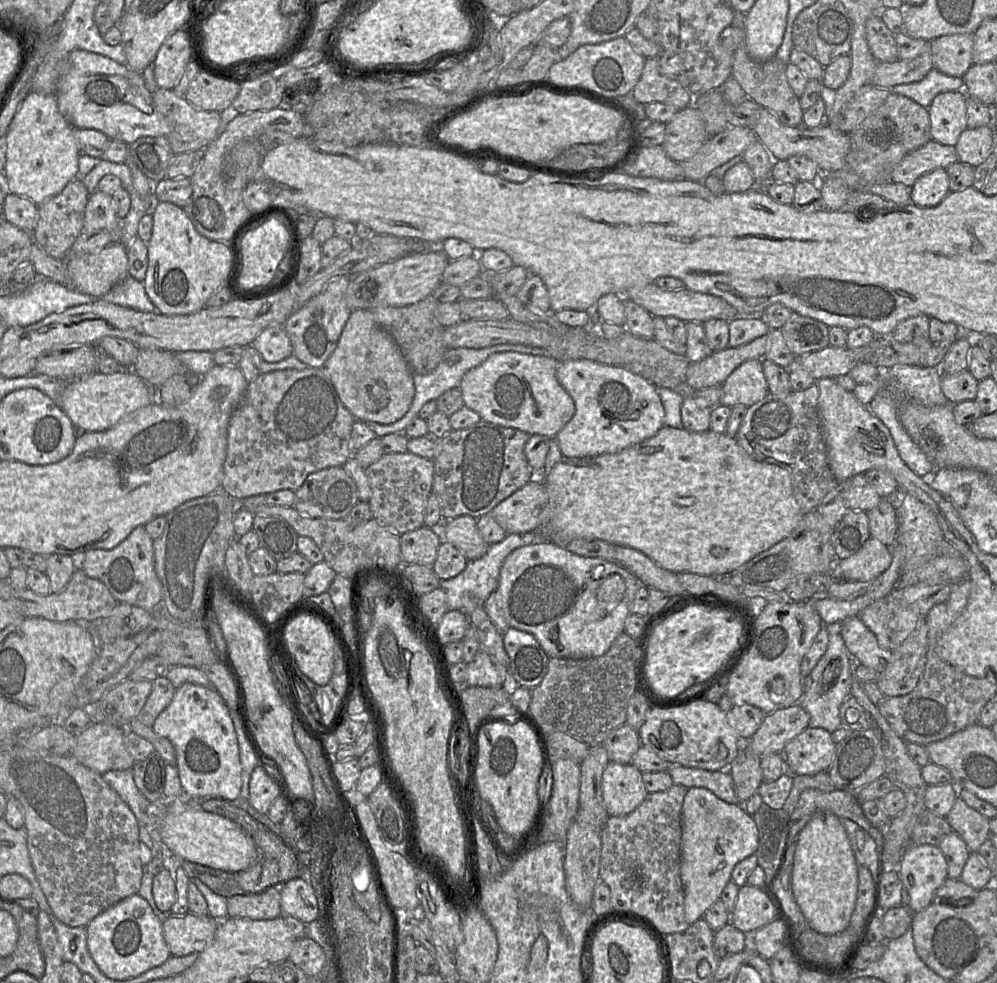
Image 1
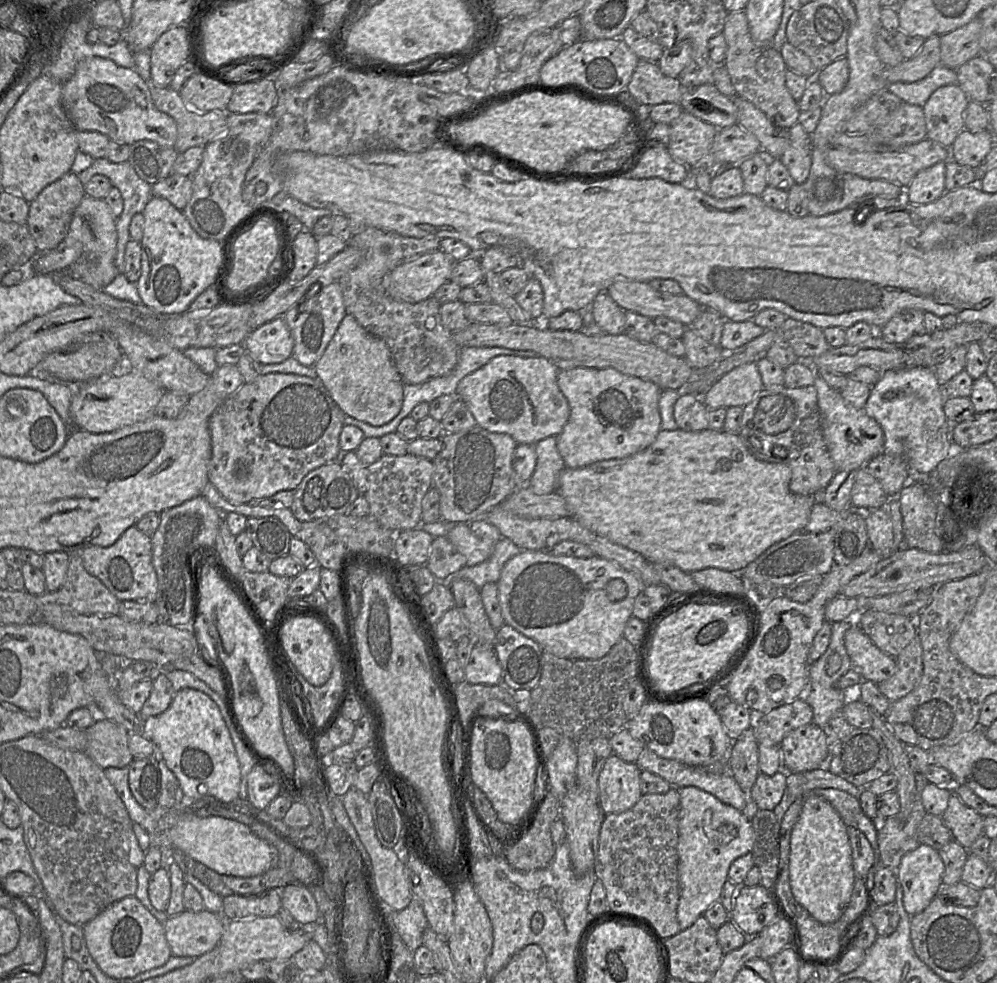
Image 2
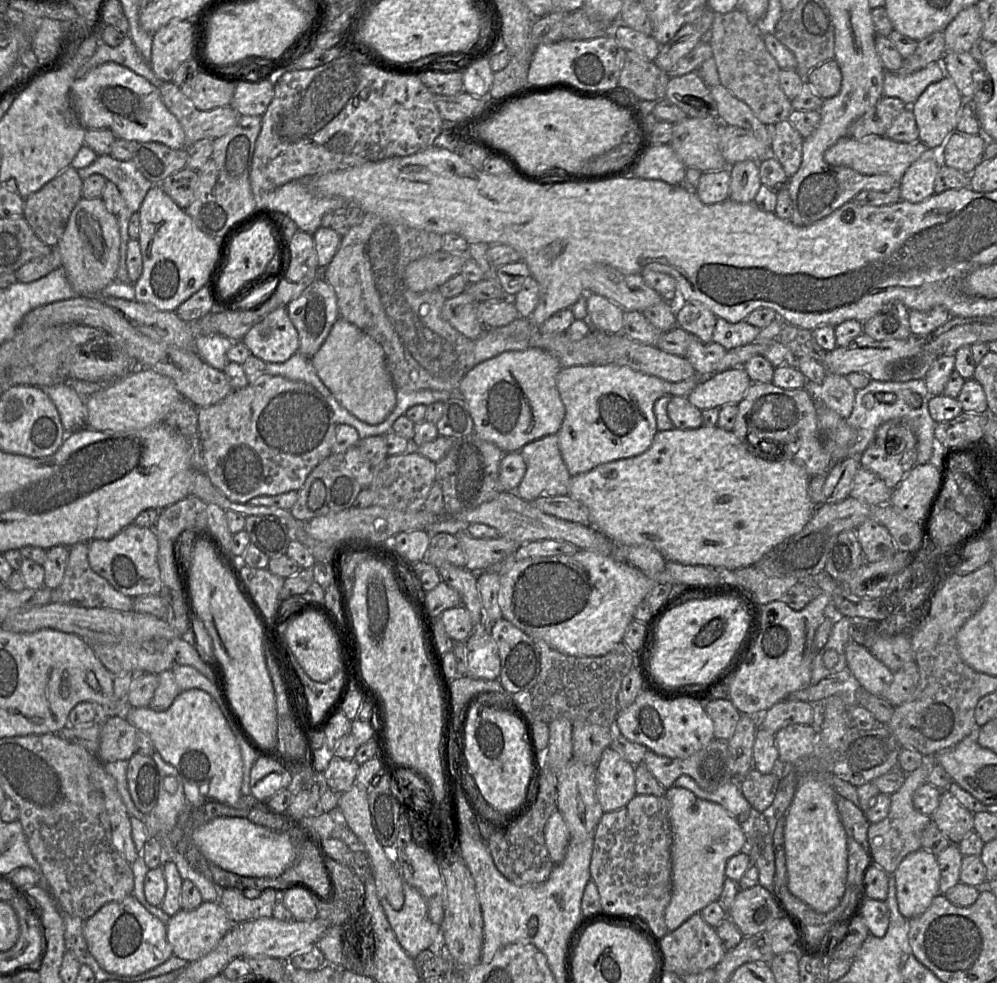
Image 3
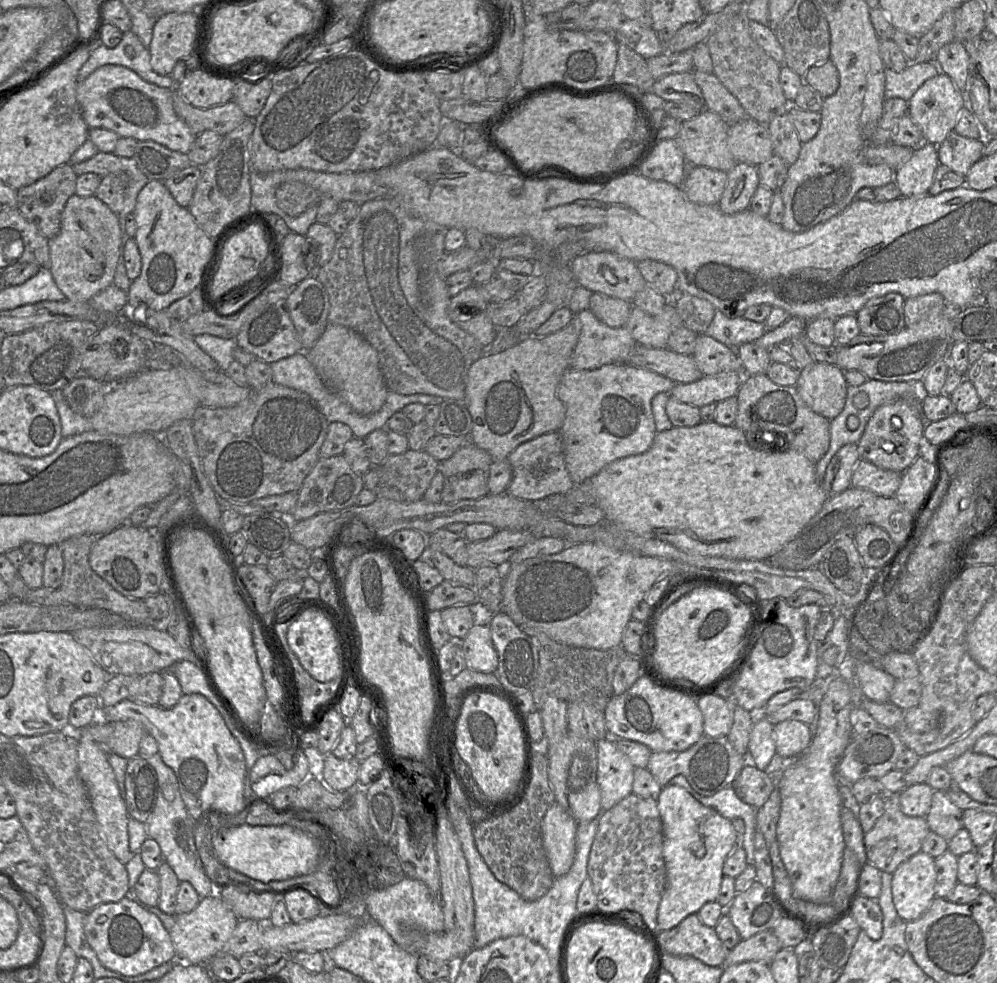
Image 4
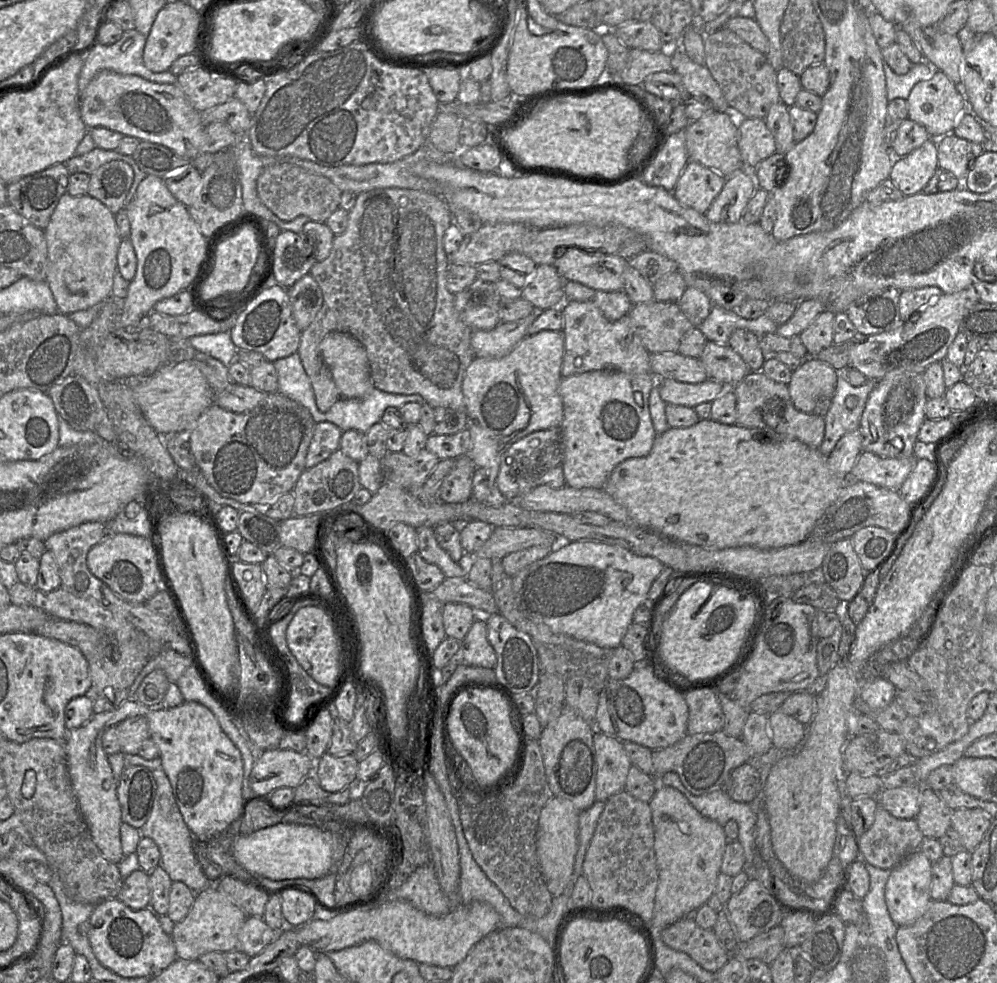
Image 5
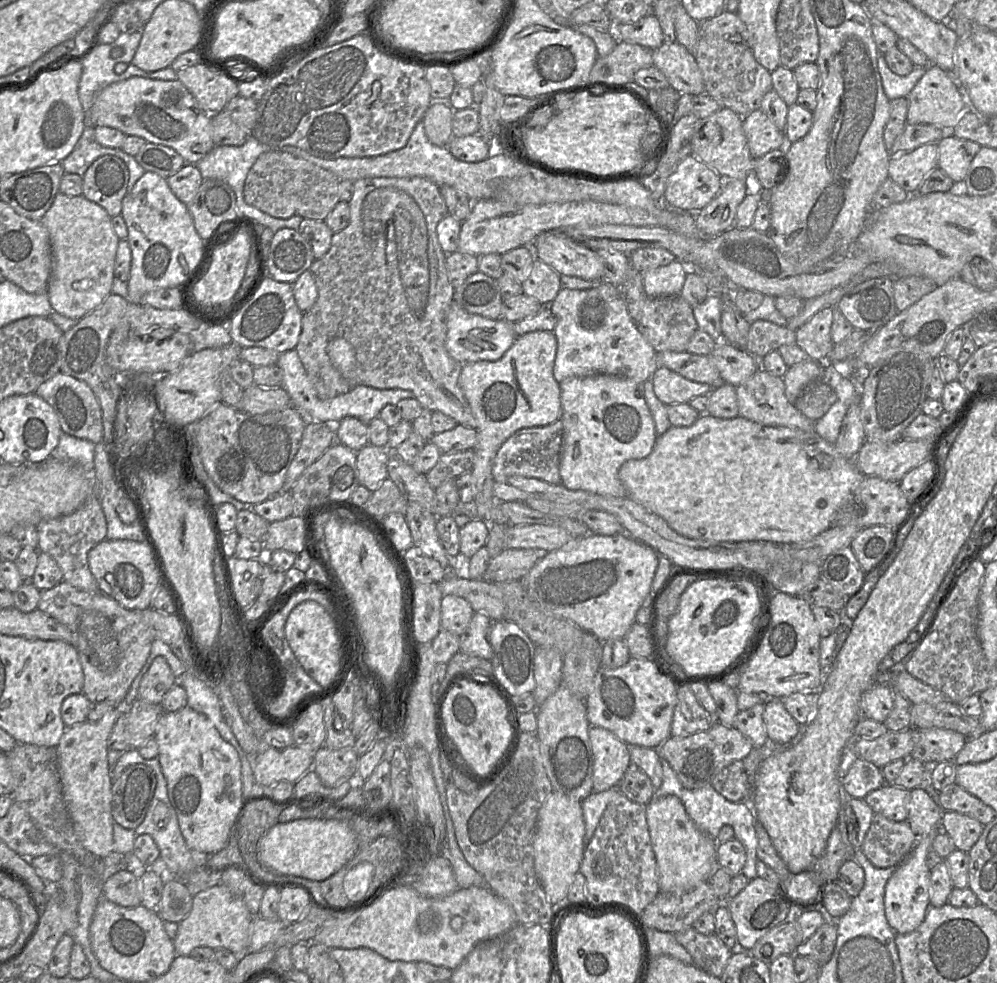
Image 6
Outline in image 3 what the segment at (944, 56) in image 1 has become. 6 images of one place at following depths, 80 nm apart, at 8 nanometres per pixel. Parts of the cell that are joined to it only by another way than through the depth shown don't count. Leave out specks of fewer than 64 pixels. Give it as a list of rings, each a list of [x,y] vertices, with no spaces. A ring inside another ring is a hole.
[[[977,4],[961,10],[944,30],[946,52],[969,52],[981,38],[981,31]]]

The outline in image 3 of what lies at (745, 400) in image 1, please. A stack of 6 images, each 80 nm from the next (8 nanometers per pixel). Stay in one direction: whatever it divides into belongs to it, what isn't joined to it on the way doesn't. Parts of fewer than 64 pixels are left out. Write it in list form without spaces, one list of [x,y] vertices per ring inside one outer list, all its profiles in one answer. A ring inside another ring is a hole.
[[[743,367],[730,368],[701,379],[687,399],[701,411],[727,404],[738,405],[751,383]]]

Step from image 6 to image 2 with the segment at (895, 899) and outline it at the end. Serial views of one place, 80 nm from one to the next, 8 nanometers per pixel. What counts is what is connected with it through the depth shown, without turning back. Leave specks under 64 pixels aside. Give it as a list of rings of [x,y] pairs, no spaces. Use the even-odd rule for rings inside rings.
[[[919,844],[903,856],[895,875],[902,886],[904,908],[910,916],[924,911],[937,896],[944,870],[939,851],[928,845]]]

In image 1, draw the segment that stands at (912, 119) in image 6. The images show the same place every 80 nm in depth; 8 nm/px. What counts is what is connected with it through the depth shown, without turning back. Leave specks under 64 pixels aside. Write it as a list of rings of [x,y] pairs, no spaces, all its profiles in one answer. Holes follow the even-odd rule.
[[[961,91],[938,94],[928,107],[931,139],[943,144],[955,146],[960,134],[967,128],[967,95]]]

